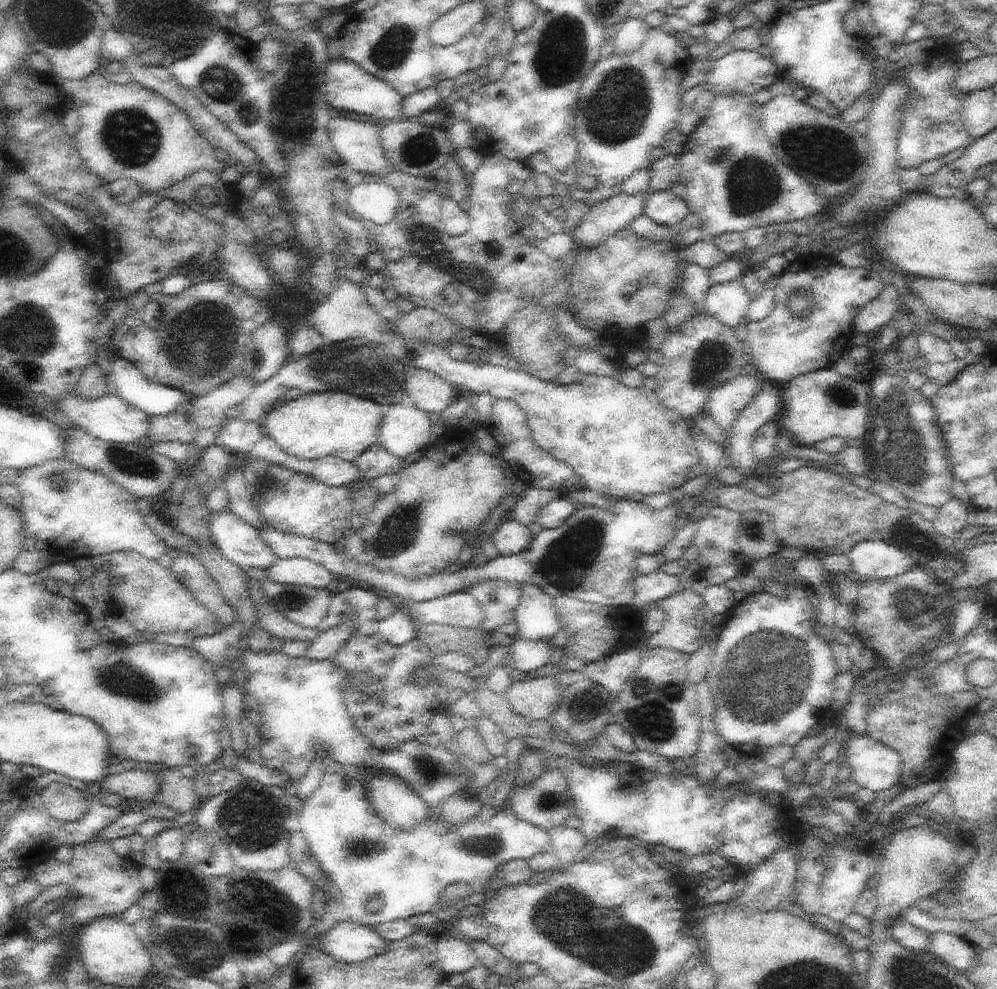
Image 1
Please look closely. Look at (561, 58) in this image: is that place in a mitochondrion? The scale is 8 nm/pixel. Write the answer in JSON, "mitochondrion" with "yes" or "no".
{"mitochondrion":"yes"}

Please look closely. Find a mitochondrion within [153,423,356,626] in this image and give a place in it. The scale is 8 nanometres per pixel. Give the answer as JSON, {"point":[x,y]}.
{"point":[290,599]}

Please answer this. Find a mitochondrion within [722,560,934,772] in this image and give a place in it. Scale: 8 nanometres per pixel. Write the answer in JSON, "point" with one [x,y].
{"point":[908,602]}

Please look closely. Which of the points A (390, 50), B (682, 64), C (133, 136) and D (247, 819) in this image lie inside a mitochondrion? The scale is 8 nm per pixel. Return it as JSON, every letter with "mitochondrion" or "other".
{"A":"mitochondrion","B":"other","C":"mitochondrion","D":"mitochondrion"}

